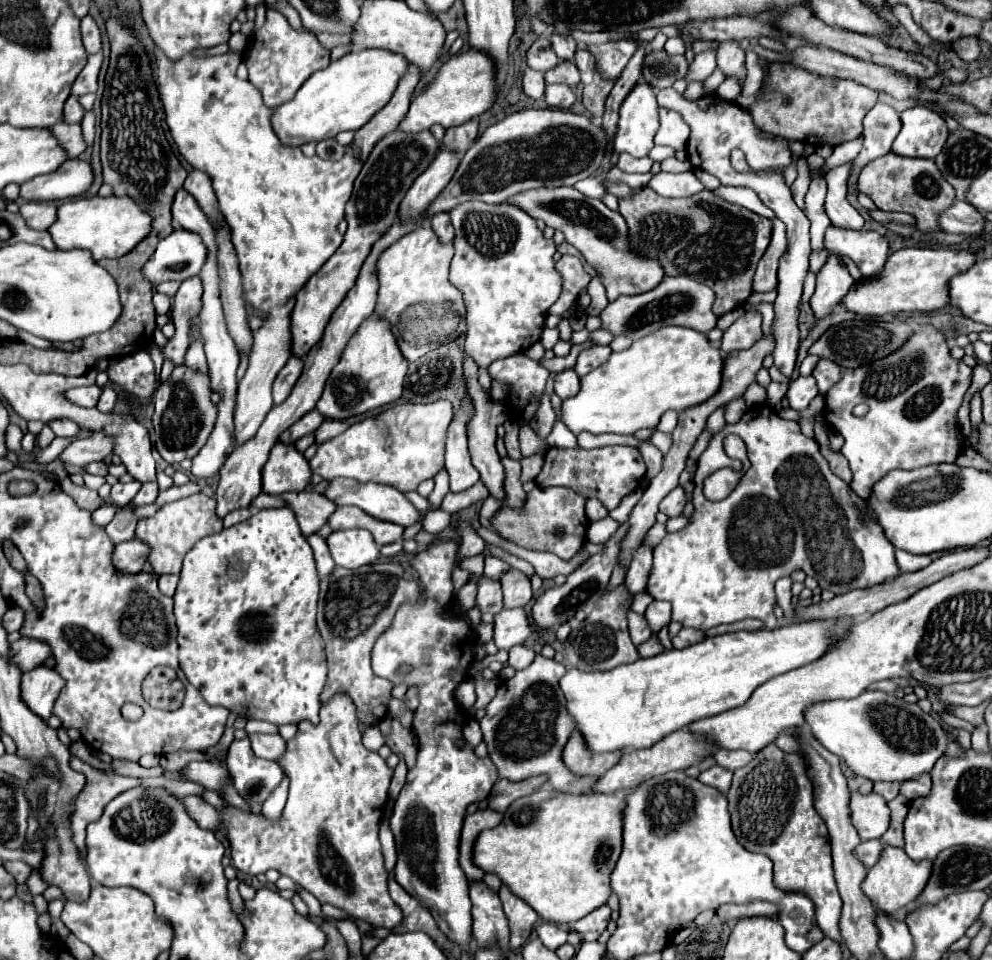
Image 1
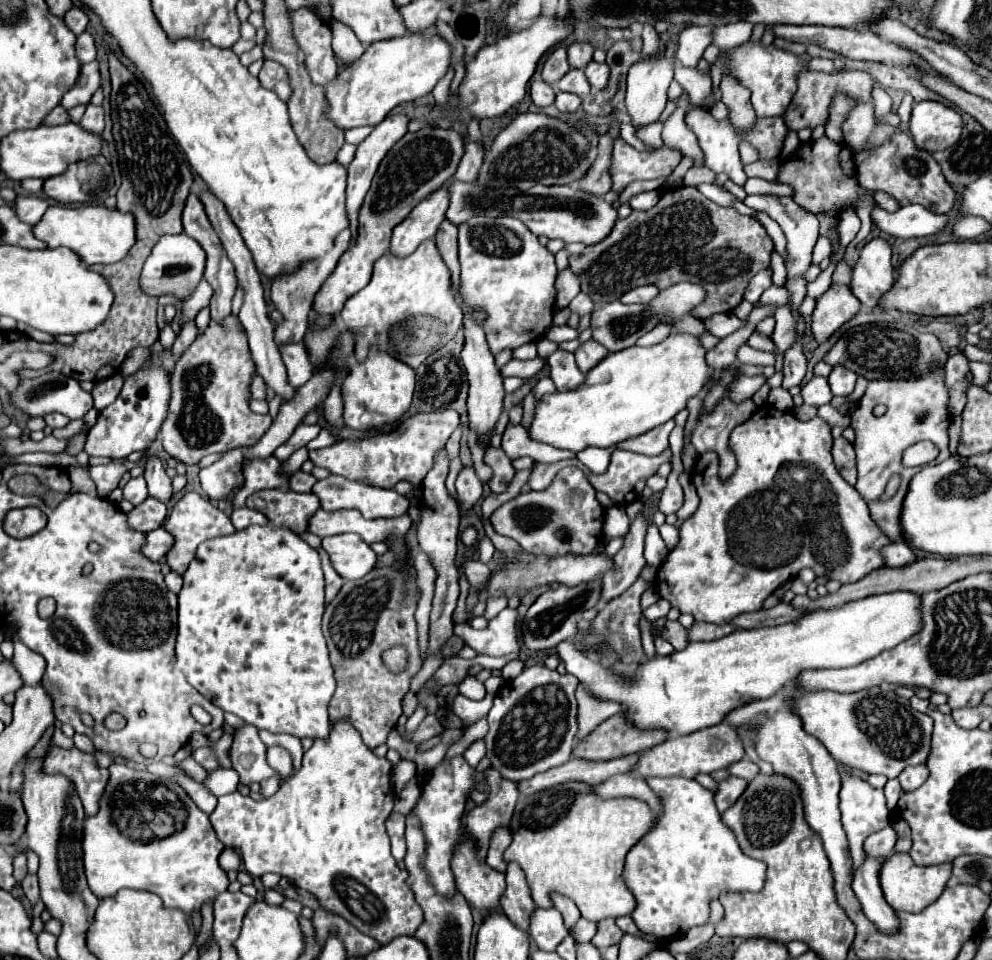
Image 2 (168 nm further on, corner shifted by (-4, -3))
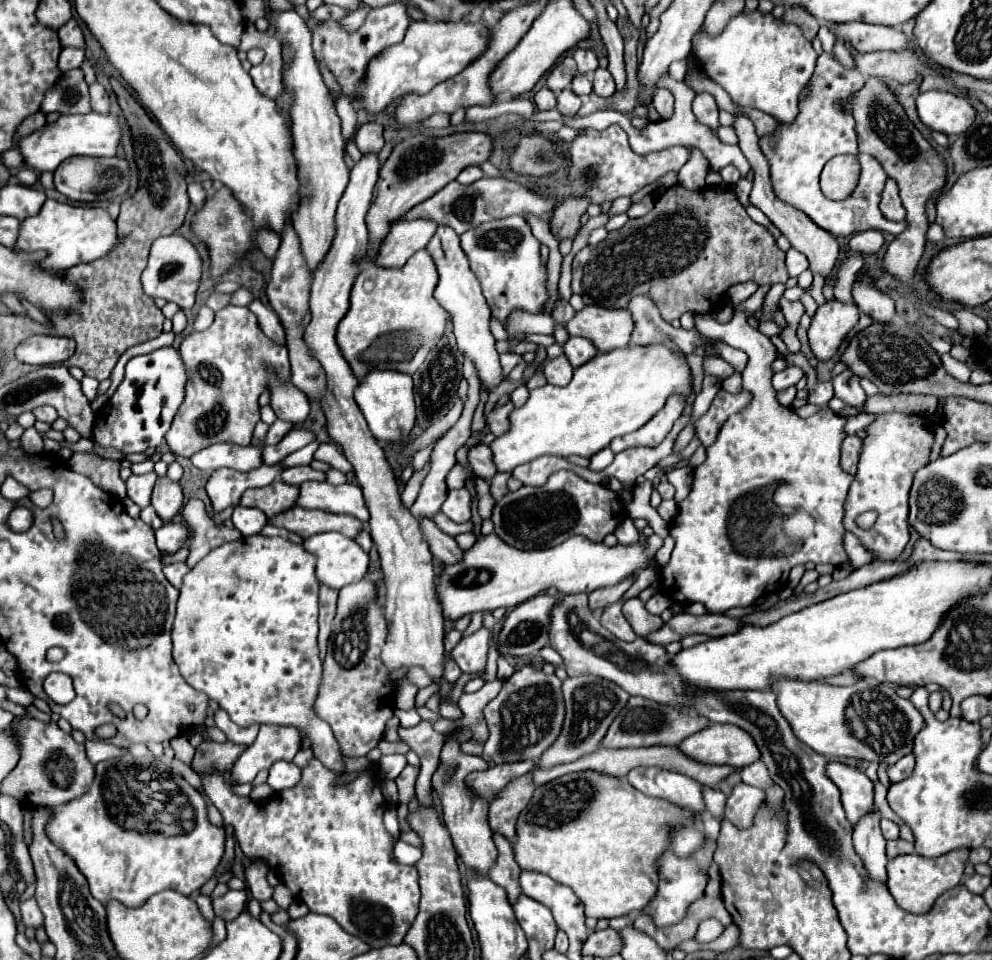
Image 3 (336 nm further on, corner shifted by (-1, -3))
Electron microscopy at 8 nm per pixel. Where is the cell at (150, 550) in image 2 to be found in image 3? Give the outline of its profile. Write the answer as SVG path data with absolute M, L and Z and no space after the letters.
M175 522L175 524L163 524L157 532L157 546L161 552L169 552L175 554L179 548L183 548L189 540L189 528L183 522Z

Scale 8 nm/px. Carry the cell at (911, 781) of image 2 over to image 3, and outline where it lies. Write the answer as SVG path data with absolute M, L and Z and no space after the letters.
M907 754L903 756L899 762L895 762L893 766L887 768L887 774L889 774L889 780L891 782L901 782L903 778L911 776L911 770L915 766L915 756L913 754Z

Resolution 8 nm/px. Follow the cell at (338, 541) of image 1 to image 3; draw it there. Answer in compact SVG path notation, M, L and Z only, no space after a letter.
M321 532L303 540L303 548L317 558L315 575L319 584L341 590L367 574L369 556L361 546L335 532Z

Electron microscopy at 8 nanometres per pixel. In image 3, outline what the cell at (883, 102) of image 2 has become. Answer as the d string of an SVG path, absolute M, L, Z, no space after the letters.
M839 38L837 42L835 42L835 48L833 48L833 54L835 54L835 58L843 64L843 66L849 66L849 68L855 68L855 62L853 62L853 56L851 56L851 52L849 52L849 46Z

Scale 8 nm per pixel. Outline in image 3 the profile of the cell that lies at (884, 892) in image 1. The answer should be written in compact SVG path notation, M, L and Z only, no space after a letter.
M951 850L943 856L937 858L925 858L919 854L907 854L907 856L897 856L893 860L889 860L887 864L887 888L893 894L895 902L911 912L911 914L925 914L931 910L933 902L947 890L951 890L953 886L957 886L963 878L963 870L965 870L965 862L969 858L969 850Z

